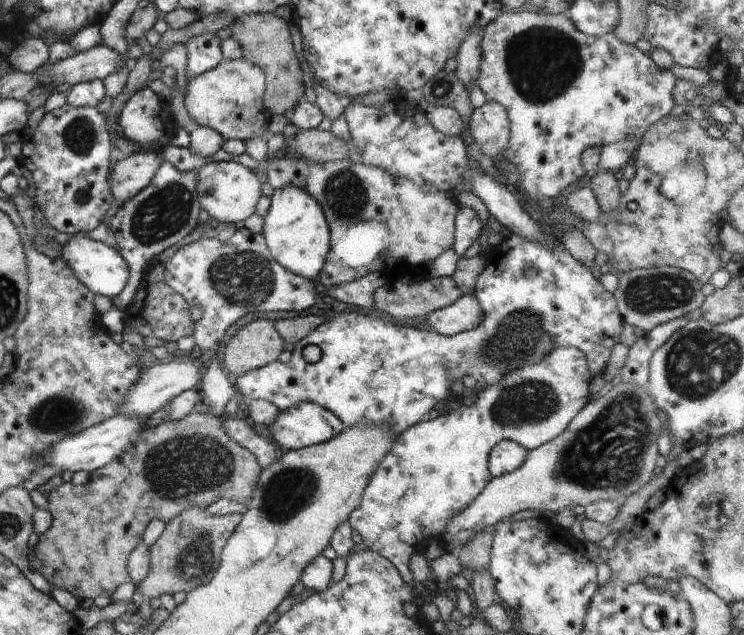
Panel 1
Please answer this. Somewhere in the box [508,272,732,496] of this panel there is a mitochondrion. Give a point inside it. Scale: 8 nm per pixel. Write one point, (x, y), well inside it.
(607, 454)

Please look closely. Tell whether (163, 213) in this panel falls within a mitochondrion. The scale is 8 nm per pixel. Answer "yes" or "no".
yes

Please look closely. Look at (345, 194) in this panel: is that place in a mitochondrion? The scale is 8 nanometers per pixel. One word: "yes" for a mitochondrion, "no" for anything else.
yes

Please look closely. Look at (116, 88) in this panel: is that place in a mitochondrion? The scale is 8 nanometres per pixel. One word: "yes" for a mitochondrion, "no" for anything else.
no

